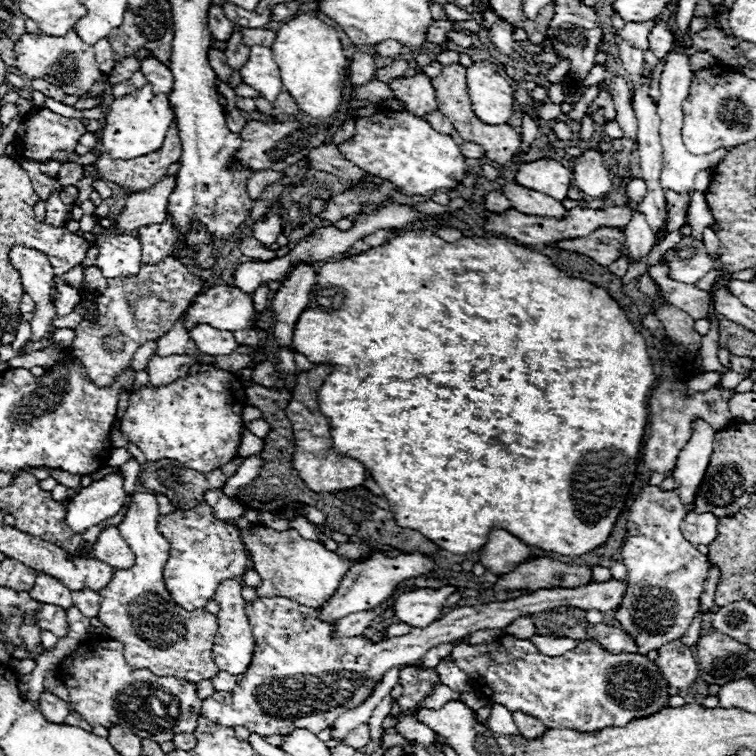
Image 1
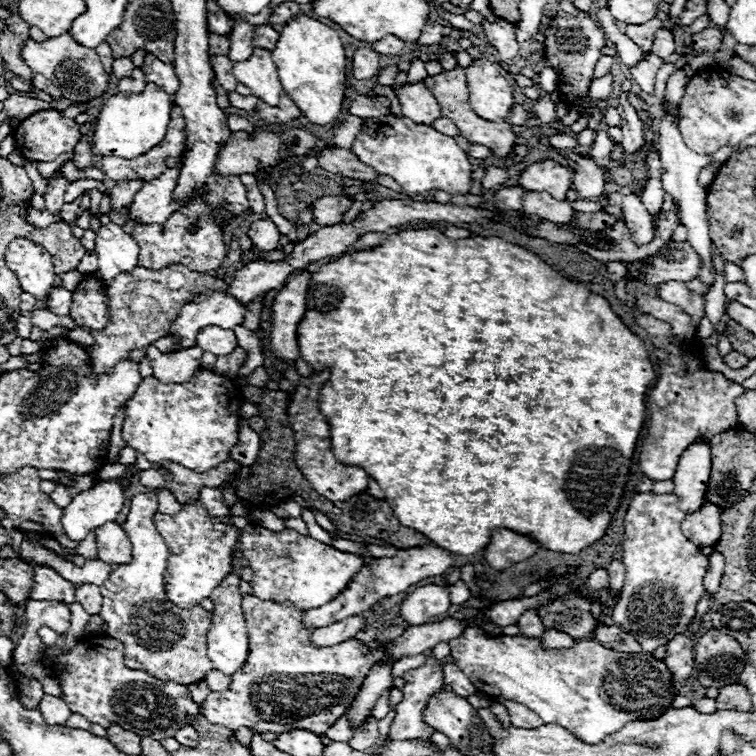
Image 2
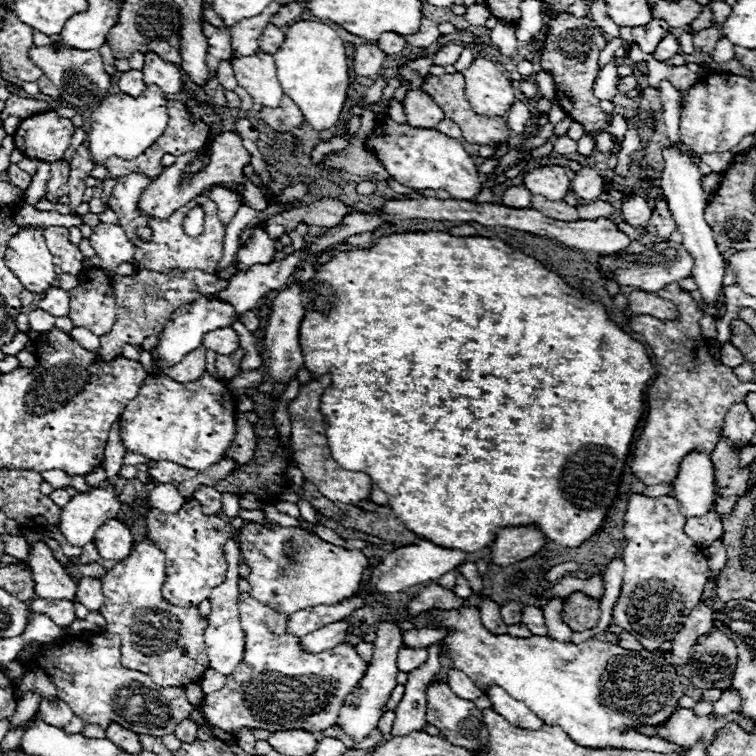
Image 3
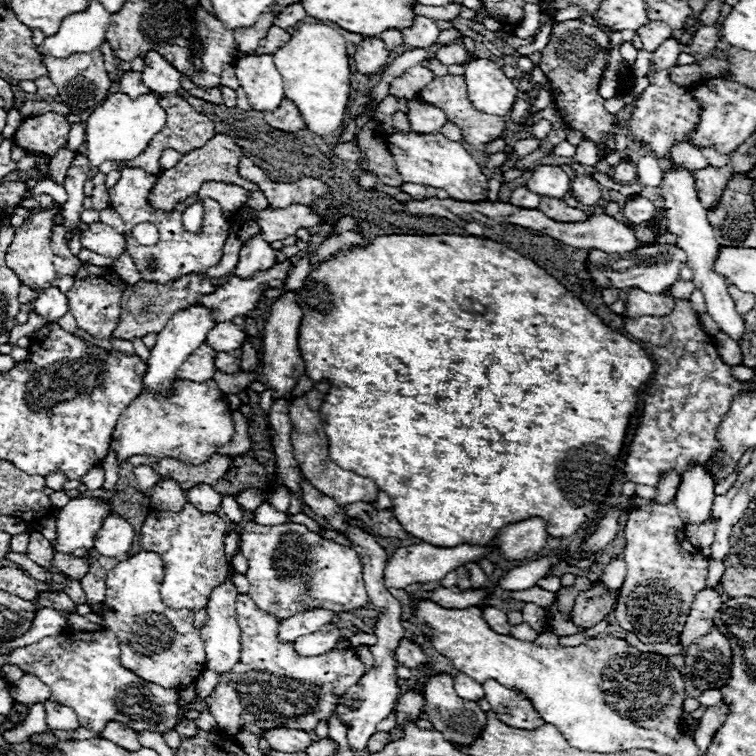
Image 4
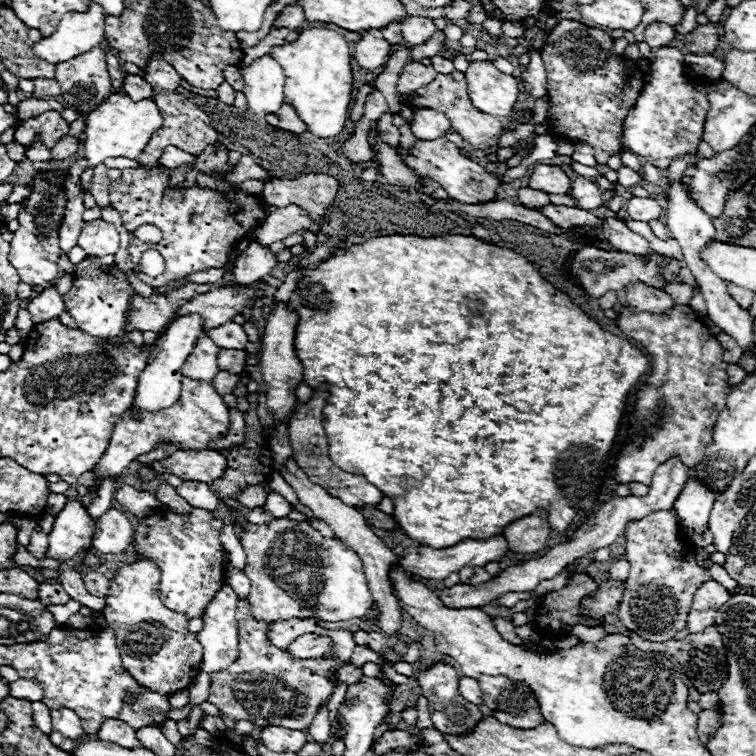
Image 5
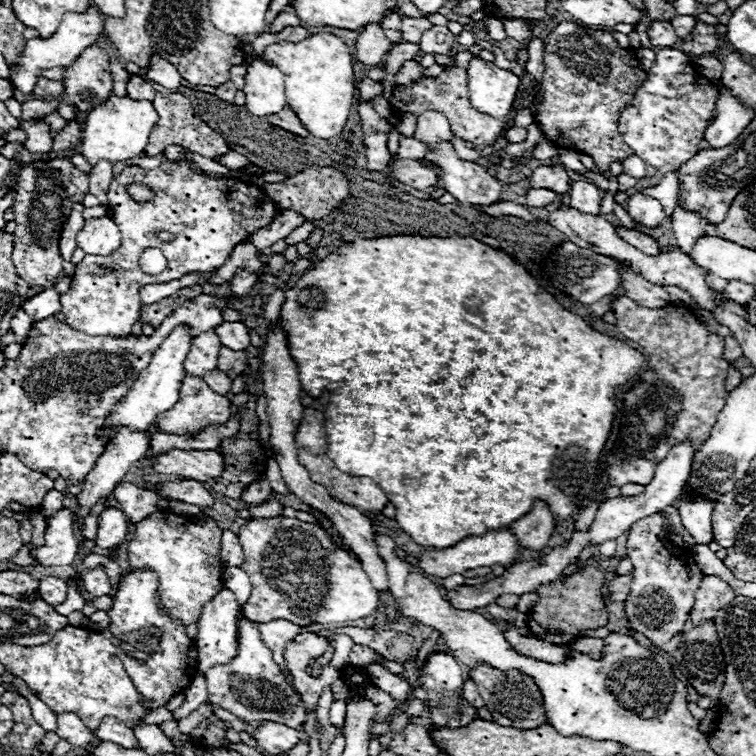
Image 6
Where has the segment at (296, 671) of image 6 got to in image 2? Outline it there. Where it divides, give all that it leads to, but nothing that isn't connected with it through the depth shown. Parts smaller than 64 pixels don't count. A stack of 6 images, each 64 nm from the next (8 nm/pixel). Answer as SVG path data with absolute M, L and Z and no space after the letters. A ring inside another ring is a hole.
M348 616L340 622L334 622L330 626L314 630L310 634L310 642L314 646L334 646L334 644L340 644L344 640L350 640L362 626L364 626L364 618Z

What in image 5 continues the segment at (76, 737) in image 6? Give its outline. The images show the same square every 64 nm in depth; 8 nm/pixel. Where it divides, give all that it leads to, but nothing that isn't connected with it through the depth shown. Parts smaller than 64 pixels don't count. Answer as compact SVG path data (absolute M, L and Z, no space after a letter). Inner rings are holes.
M52 710L50 714L52 714L52 730L76 742L86 740L86 732L80 724L80 718L72 710Z

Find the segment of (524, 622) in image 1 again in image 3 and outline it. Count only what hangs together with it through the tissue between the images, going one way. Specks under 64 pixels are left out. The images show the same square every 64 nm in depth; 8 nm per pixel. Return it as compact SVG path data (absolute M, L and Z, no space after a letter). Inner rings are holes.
M524 606L522 608L522 624L528 626L528 630L536 636L546 634L546 624L544 624L544 612L536 606Z

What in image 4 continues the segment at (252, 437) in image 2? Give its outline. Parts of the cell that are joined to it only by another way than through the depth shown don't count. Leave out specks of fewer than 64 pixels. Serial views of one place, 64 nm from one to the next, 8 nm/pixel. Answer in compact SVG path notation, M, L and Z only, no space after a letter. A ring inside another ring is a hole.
M234 410L232 412L232 424L234 424L234 436L228 444L218 448L218 454L226 456L236 456L236 454L246 454L250 448L250 438L248 438L248 420L242 412Z

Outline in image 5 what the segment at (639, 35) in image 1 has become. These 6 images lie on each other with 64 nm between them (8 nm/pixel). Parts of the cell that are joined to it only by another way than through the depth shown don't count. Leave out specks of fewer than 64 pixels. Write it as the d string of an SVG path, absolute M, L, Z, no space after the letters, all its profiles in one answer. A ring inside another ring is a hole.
M654 22L644 32L644 42L654 50L662 48L662 46L668 46L670 42L674 42L674 38L676 38L674 28L664 24L664 22Z

